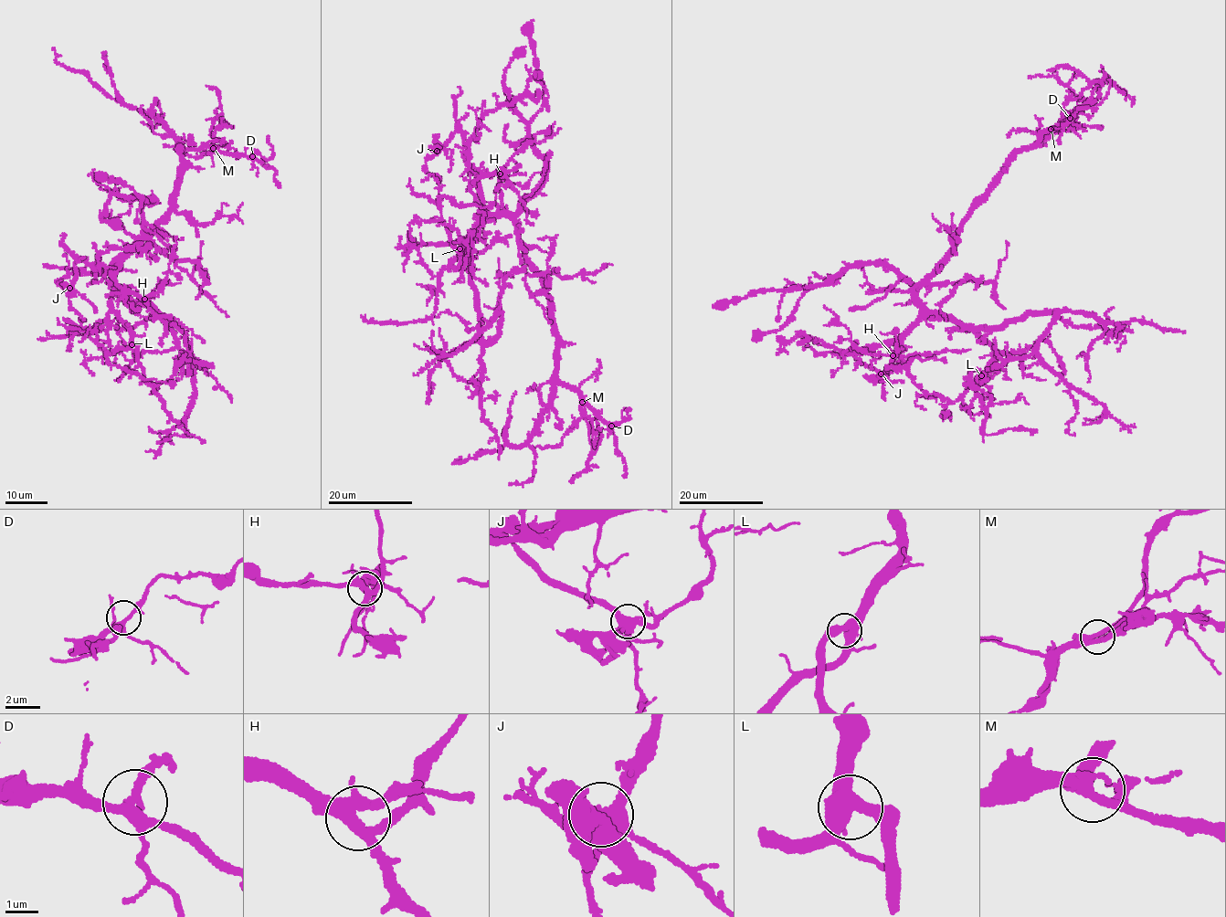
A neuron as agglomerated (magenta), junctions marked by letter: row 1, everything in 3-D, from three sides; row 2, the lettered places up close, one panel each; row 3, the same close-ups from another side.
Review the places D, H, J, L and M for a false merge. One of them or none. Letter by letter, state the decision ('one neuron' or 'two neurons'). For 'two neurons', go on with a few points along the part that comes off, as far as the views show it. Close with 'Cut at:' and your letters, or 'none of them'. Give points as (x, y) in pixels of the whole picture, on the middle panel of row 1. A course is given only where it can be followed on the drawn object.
D: one neuron
H: one neuron
J: two neurons; course (437, 152), (437, 147), (441, 145), (447, 157), (451, 157), (450, 172)
L: one neuron
M: one neuron
Cut at: J

